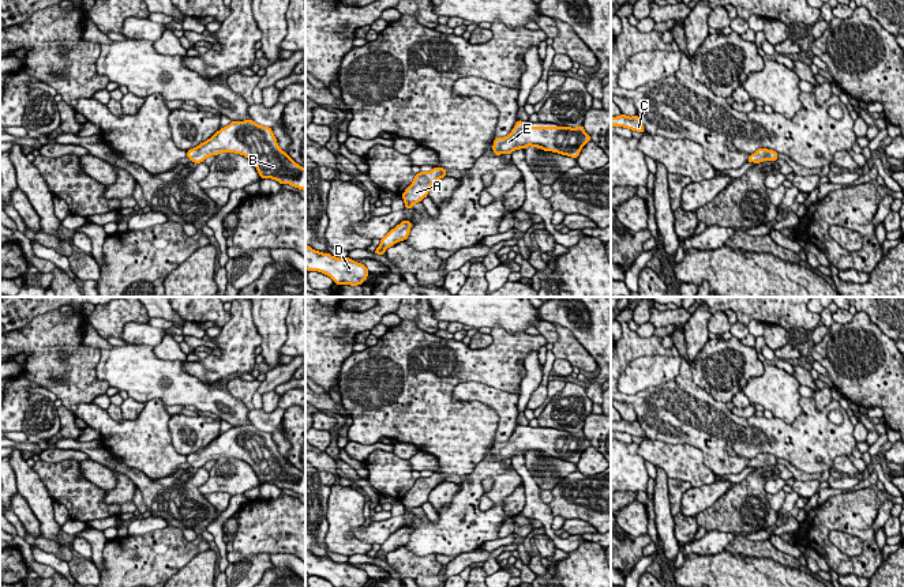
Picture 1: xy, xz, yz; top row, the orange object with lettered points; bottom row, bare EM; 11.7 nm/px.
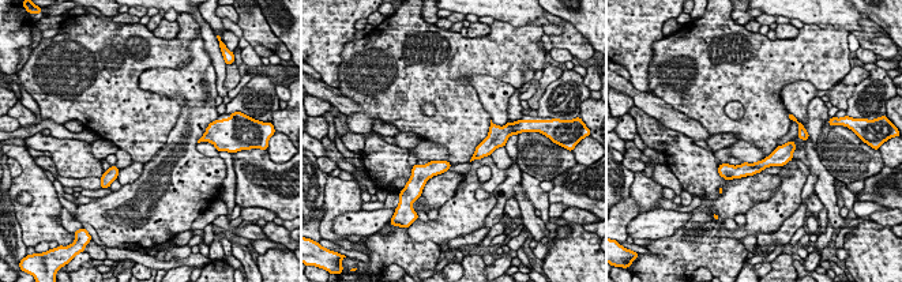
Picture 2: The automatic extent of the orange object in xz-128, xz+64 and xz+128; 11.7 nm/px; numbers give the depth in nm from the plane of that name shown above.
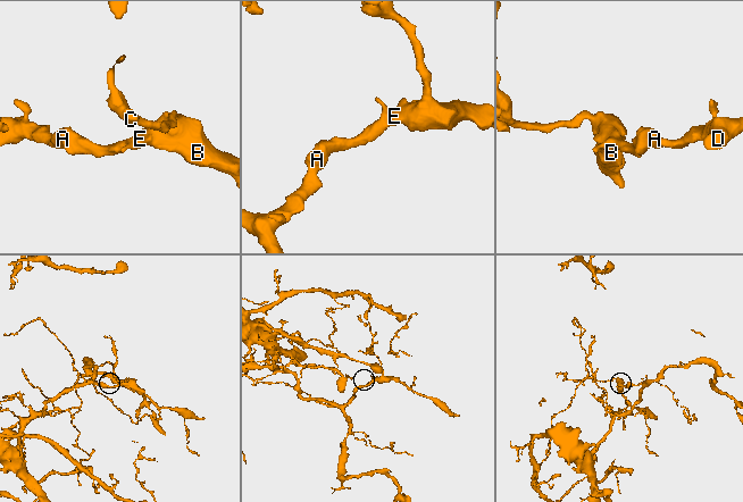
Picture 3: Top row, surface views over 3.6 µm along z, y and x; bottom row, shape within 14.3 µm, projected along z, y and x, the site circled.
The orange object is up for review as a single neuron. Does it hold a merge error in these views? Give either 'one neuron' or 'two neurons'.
one neuron

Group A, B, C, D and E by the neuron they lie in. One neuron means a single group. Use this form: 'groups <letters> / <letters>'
groups A B C D E

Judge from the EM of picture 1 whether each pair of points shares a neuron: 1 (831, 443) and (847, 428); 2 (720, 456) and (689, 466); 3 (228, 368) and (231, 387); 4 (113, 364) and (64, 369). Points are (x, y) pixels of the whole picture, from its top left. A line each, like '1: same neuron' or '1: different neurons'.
1: same neuron
2: different neurons
3: different neurons
4: different neurons

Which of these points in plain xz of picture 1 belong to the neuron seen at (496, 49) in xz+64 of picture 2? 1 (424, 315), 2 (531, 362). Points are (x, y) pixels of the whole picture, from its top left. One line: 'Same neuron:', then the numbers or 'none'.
Same neuron: none

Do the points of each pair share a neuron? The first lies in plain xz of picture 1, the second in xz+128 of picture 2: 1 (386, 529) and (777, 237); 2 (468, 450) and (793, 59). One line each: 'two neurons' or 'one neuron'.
1: two neurons
2: one neuron

